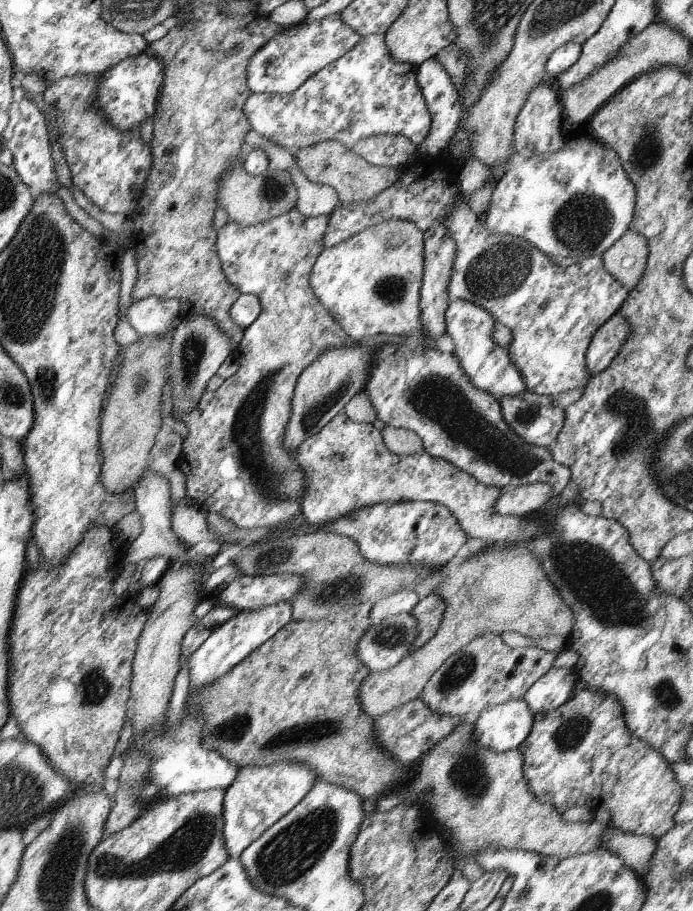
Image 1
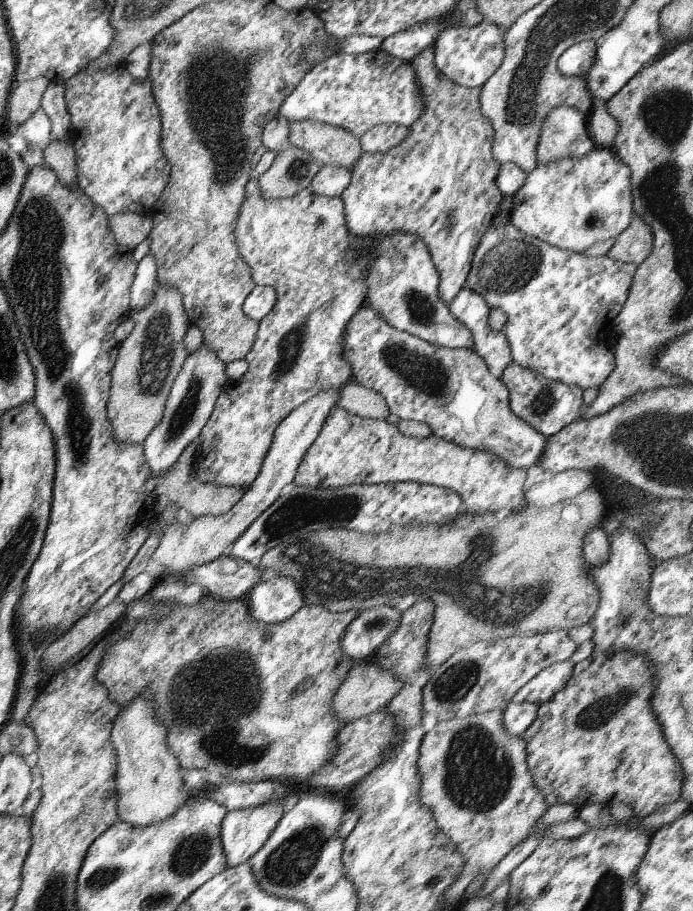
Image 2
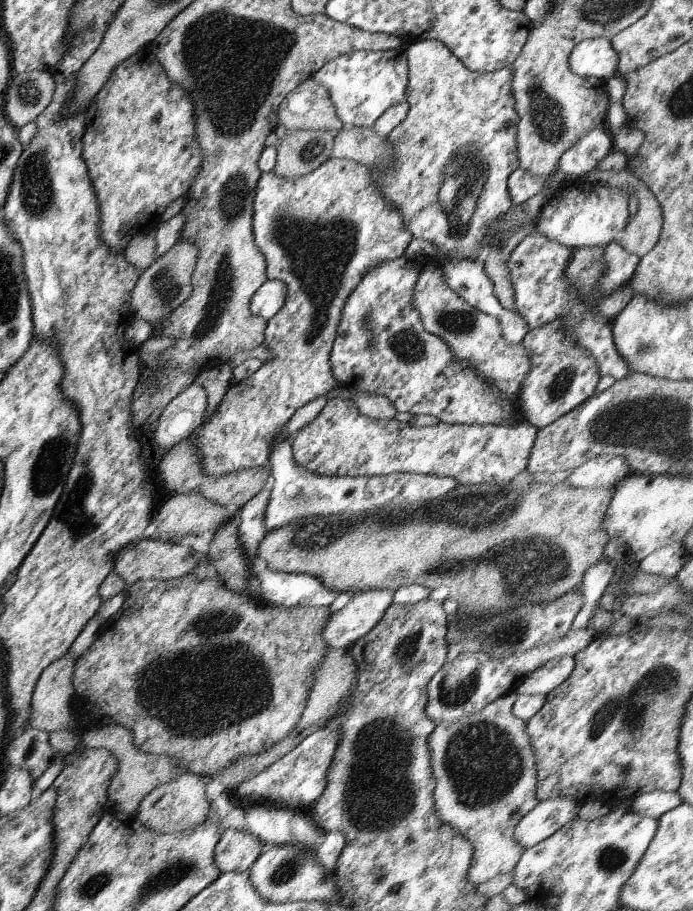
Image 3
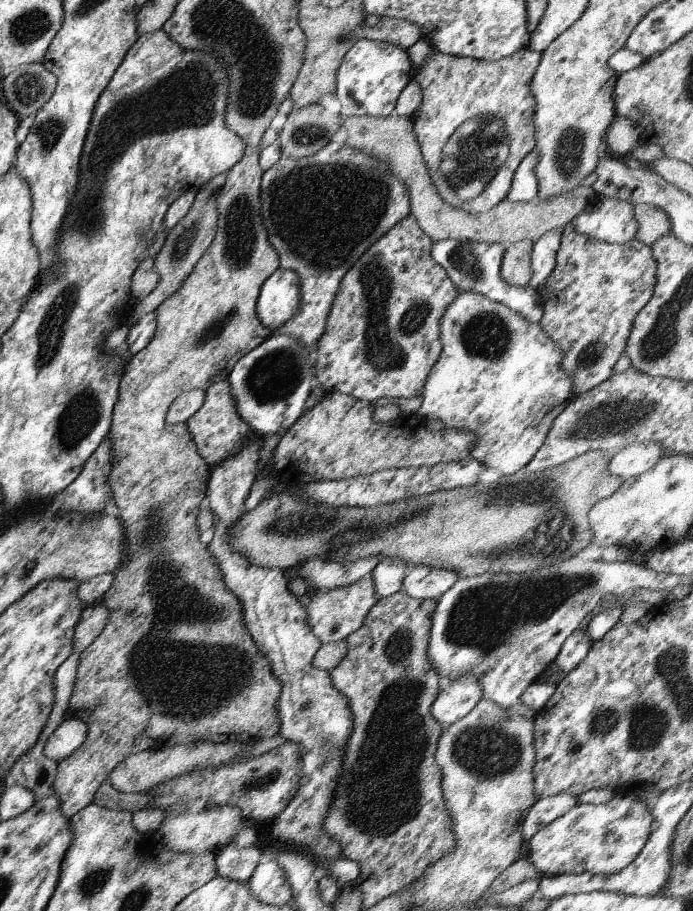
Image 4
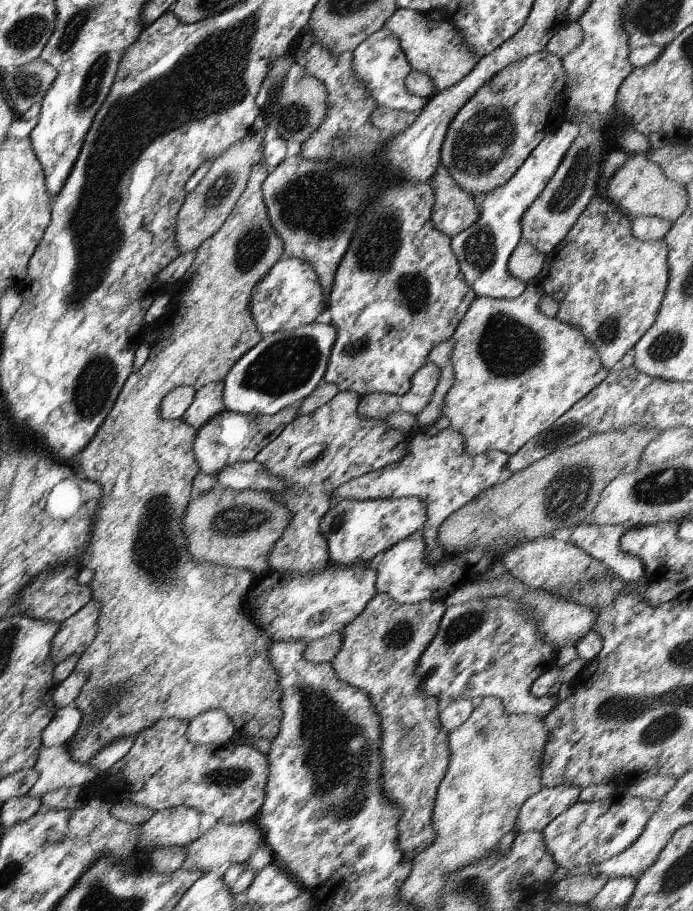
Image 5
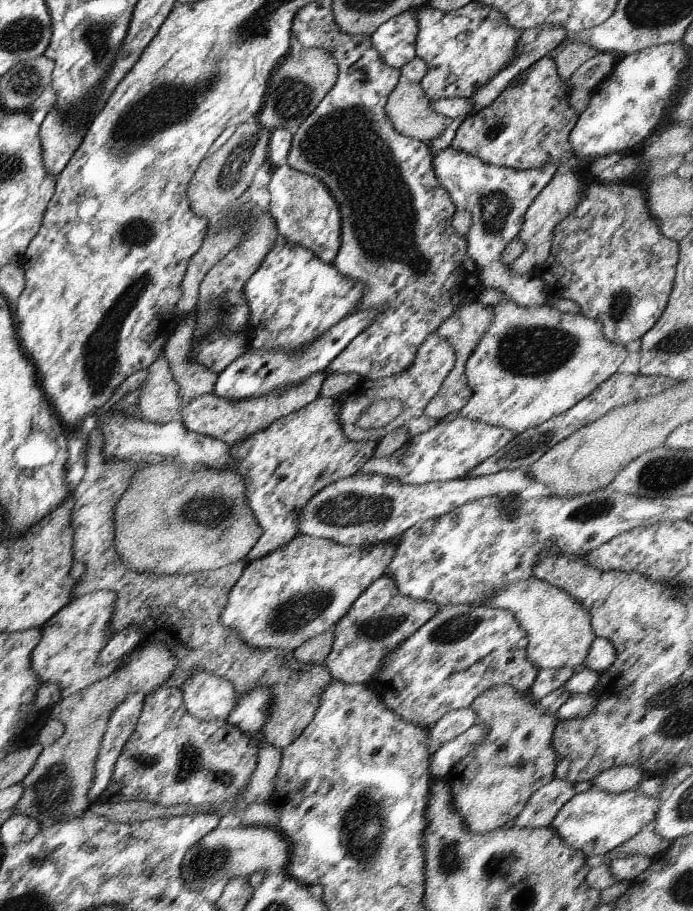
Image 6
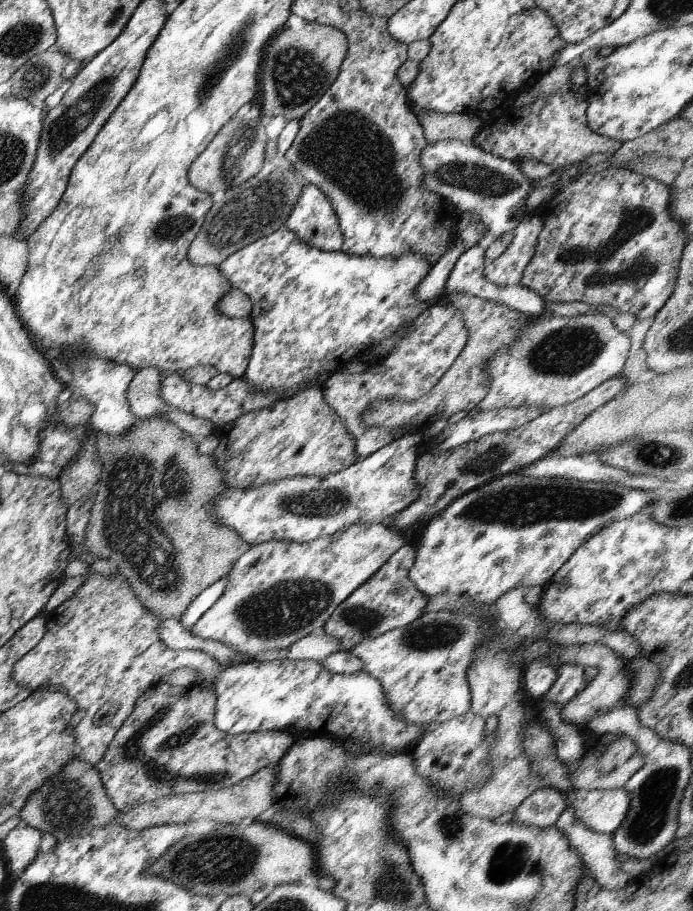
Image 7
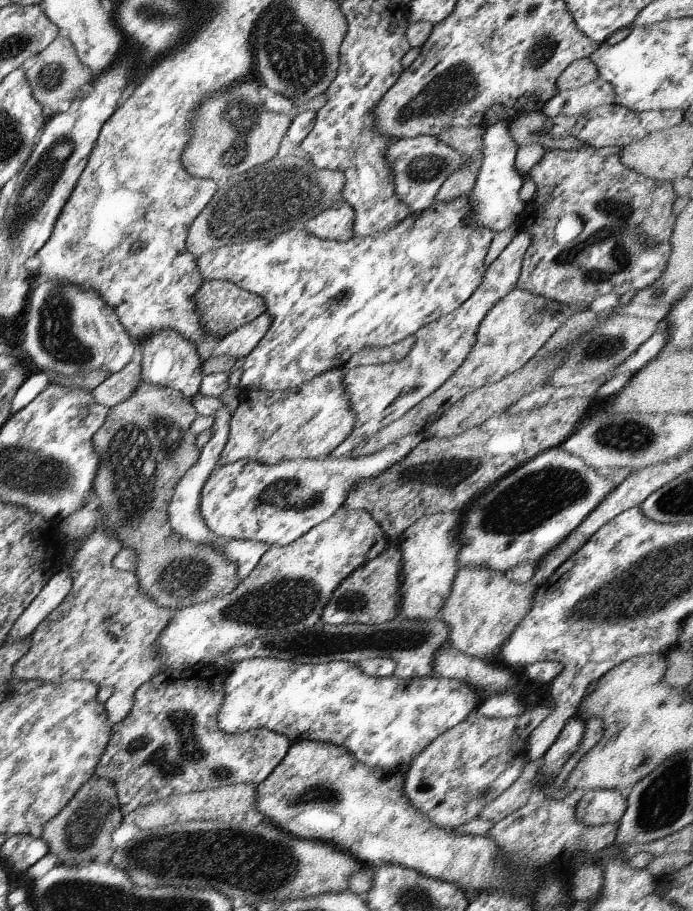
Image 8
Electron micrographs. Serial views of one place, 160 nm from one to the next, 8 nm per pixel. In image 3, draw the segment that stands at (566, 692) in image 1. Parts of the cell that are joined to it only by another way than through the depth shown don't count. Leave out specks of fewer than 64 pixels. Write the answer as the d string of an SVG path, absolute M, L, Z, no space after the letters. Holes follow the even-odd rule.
M571 655L549 659L533 669L523 682L520 682L515 692L517 696L546 695L572 673L573 667L574 657Z

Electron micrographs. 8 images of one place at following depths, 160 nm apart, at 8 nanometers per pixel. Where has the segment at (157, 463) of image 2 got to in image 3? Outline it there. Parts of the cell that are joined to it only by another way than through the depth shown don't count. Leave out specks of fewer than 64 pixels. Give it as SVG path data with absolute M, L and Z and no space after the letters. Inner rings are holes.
M193 382L174 396L161 411L154 430L154 444L169 450L188 436L204 420L206 391Z

